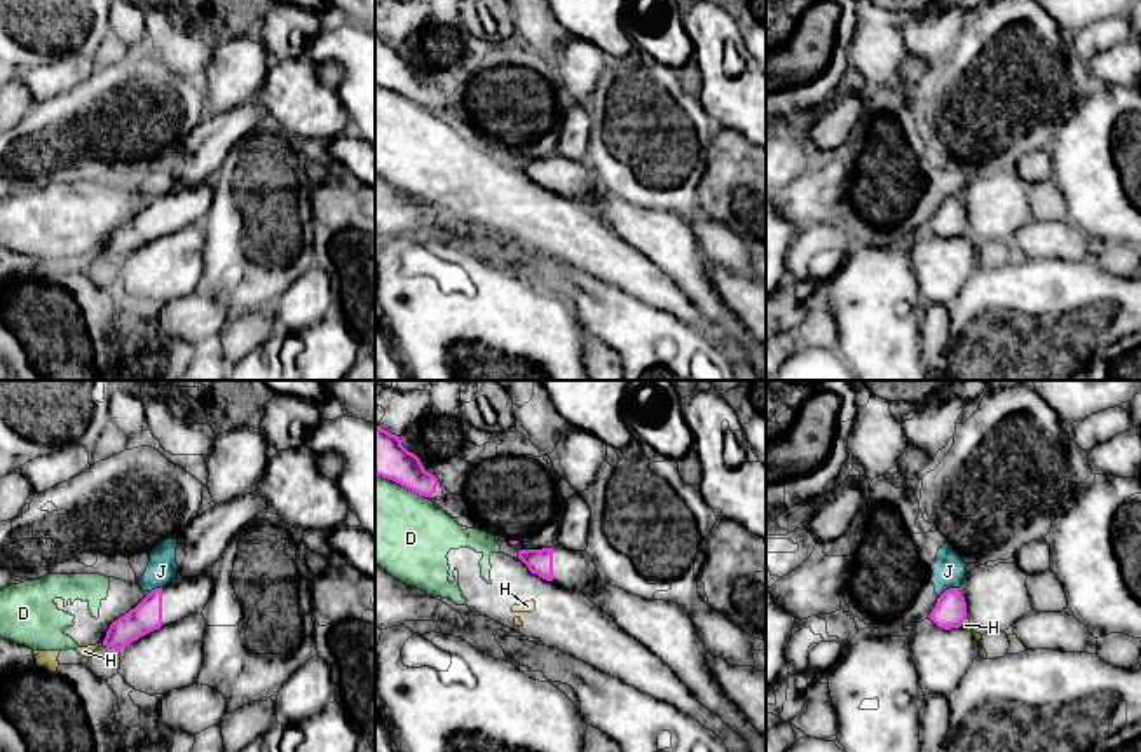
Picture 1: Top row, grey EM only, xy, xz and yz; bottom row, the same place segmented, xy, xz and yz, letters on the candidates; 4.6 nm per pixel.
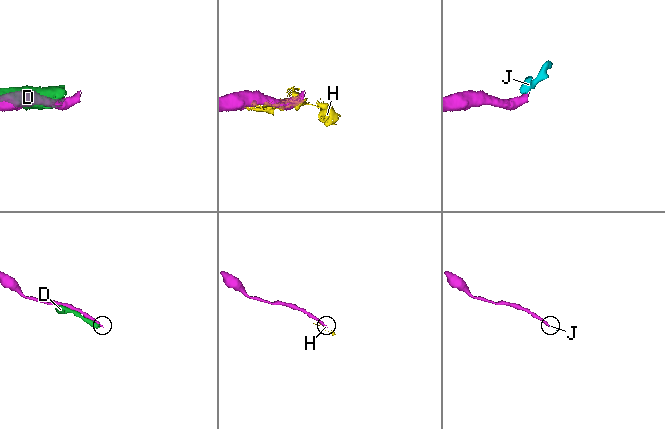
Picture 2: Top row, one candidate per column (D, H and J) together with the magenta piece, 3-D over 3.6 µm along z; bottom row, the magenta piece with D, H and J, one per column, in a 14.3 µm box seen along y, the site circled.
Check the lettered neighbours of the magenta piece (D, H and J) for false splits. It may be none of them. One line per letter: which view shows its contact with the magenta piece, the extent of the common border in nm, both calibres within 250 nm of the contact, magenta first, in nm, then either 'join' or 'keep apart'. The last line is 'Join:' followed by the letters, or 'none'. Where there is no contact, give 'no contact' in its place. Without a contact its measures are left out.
D: xz | 260 nm | 220/400 nm | keep apart
H: yz | 50 nm | 150/40 nm | keep apart
J: yz | 100 nm | 150/150 nm | keep apart
Join: none

